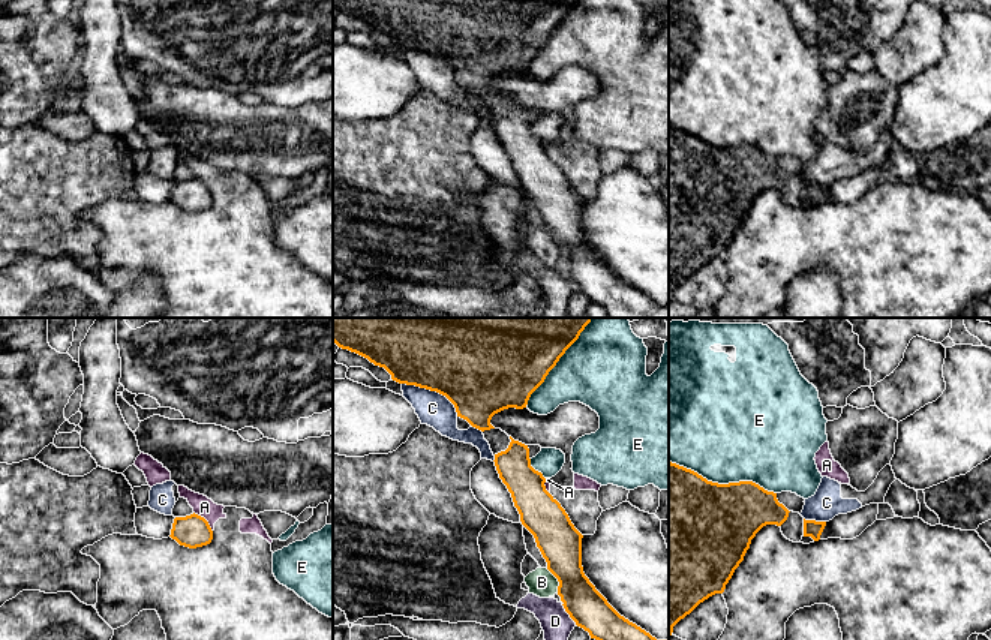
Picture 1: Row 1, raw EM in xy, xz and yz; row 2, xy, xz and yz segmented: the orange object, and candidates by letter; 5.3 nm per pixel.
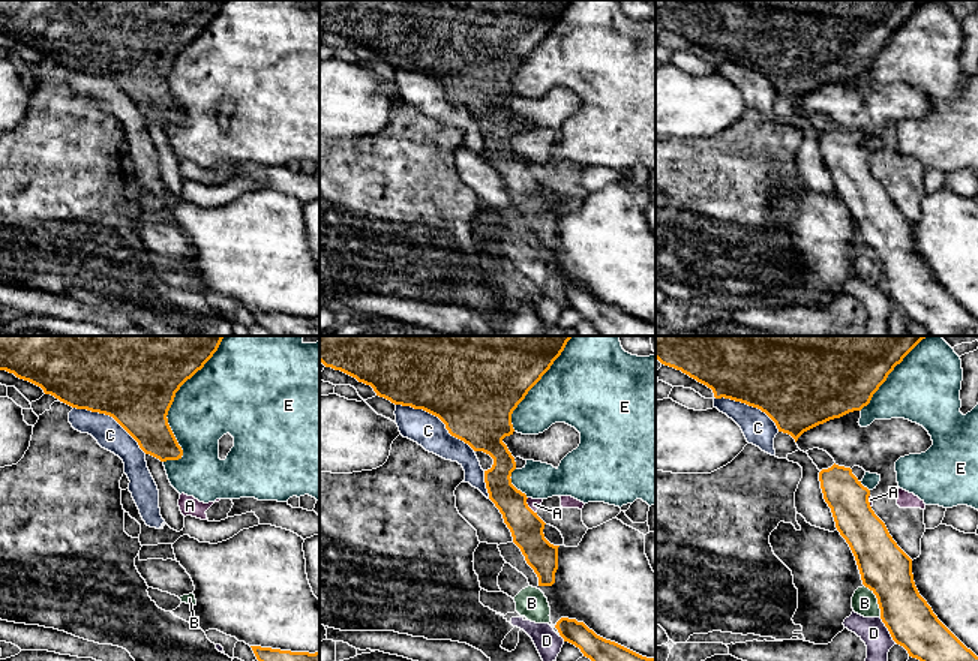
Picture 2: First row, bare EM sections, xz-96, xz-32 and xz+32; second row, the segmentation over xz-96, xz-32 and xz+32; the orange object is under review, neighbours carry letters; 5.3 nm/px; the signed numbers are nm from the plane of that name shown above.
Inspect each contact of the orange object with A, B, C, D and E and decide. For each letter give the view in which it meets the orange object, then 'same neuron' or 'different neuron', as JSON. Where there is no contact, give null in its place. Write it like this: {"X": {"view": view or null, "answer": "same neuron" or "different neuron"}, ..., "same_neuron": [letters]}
{"A": {"view": "xy", "answer": "different neuron"}, "B": {"view": "xz", "answer": "different neuron"}, "C": {"view": "xz", "answer": "different neuron"}, "D": {"view": "xz", "answer": "different neuron"}, "E": {"view": "yz", "answer": "different neuron"}, "same_neuron": []}

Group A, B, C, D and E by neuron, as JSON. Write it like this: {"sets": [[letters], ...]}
{"sets": [["A"], ["B"], ["C"], ["D"], ["E"]]}

